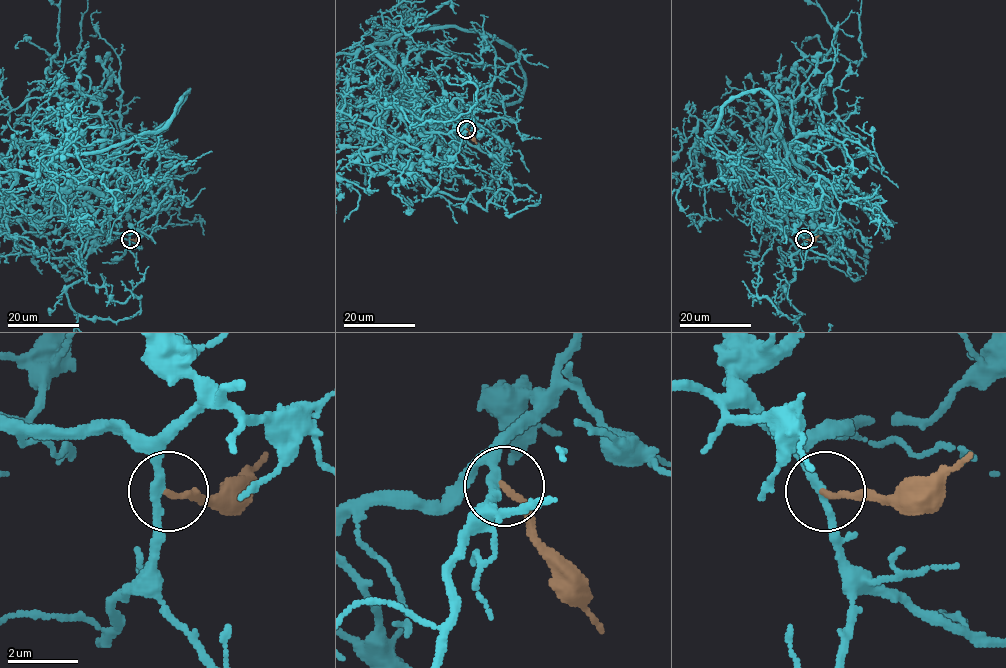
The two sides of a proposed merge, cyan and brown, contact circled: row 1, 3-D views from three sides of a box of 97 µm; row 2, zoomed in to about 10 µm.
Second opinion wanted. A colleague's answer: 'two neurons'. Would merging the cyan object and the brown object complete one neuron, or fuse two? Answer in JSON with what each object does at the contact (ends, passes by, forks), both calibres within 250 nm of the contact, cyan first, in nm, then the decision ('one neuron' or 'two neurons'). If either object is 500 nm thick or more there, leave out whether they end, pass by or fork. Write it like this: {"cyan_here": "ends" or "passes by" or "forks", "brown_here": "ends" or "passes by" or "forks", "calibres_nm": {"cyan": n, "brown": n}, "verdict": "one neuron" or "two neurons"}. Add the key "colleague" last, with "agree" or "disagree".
{"cyan_here": "passes by", "brown_here": "ends", "calibres_nm": {"cyan": 200, "brown": 180}, "verdict": "two neurons", "colleague": "agree"}

